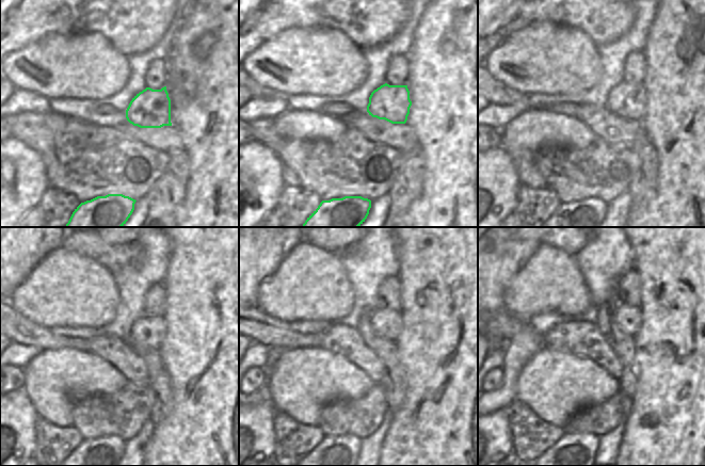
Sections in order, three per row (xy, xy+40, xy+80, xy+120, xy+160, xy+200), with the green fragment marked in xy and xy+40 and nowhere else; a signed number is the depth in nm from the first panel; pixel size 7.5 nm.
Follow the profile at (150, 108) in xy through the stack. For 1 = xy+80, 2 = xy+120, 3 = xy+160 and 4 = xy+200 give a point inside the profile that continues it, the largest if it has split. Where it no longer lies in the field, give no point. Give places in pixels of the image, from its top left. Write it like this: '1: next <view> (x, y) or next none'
1: next xy+80 (627, 101)
2: next xy+120 (142, 333)
3: next xy+160 (390, 332)
4: next xy+200 (630, 330)

